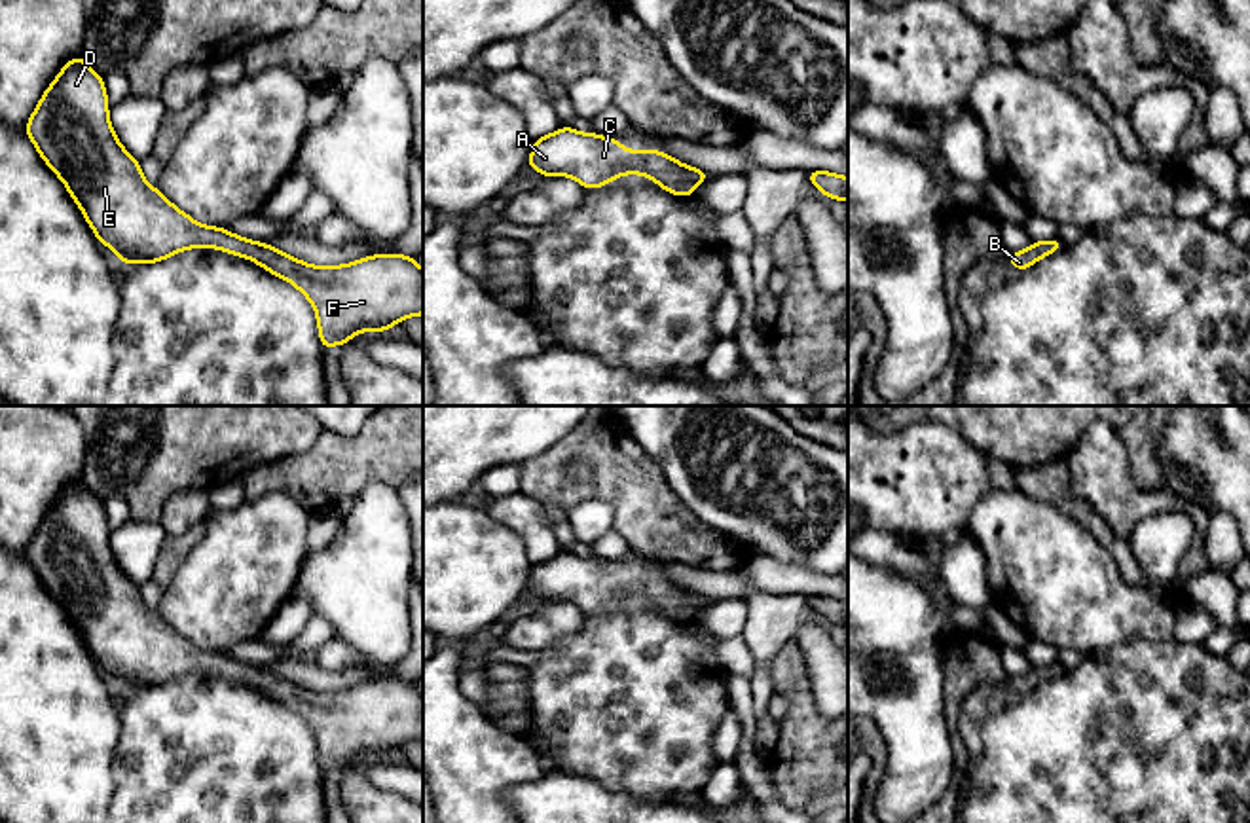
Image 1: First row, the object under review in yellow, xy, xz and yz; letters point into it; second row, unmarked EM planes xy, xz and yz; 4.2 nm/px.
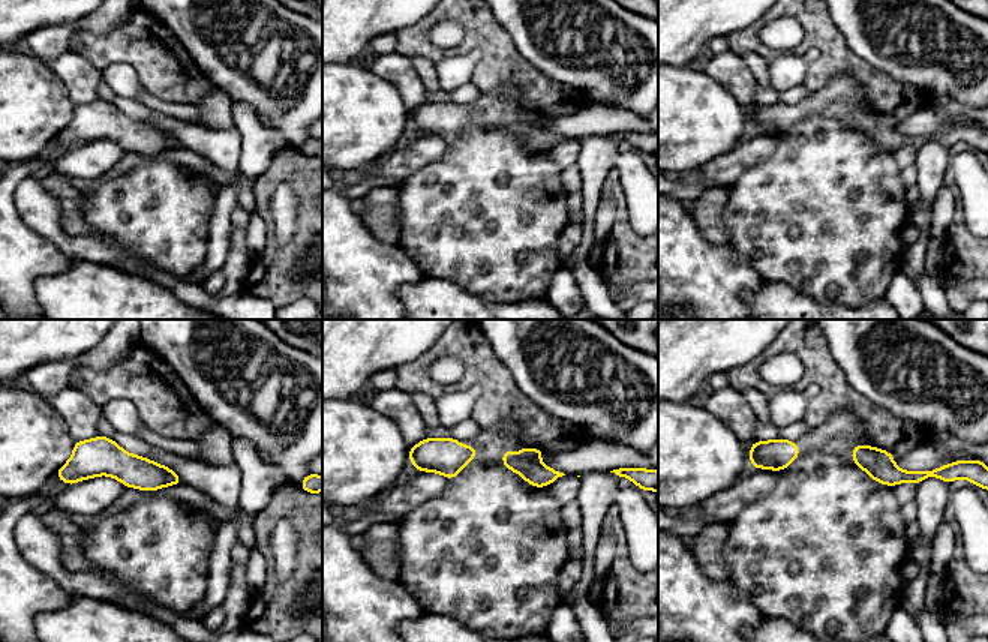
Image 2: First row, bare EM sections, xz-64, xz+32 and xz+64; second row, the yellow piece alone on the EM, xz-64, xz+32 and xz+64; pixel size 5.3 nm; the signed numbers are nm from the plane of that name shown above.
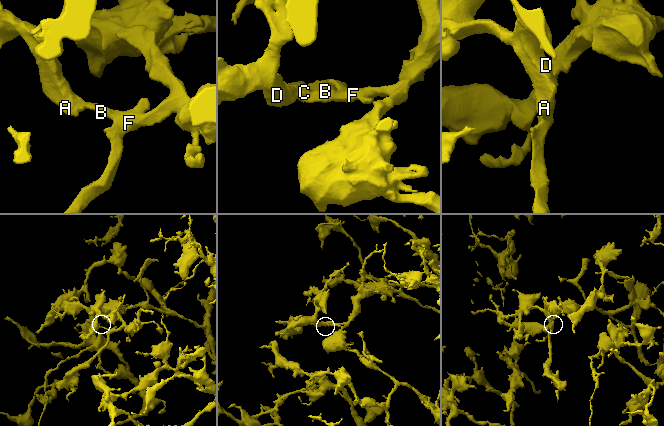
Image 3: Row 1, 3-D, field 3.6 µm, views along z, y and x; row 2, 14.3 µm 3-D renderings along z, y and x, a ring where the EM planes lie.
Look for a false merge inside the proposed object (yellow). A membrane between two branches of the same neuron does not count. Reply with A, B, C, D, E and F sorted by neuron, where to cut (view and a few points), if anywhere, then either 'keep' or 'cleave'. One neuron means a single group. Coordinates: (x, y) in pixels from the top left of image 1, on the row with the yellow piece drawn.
groups A B C D E F; cut none; keep

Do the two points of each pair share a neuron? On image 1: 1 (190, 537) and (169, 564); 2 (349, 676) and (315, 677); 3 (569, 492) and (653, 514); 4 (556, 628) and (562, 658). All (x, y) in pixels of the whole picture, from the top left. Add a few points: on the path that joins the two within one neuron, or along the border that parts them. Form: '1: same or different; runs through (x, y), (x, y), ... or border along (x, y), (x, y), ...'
1: same; runs through (184, 543), (169, 558)
2: same; runs through (342, 679), (323, 679)
3: same; runs through (590, 490), (628, 490), (632, 493)
4: different; border along (587, 615), (575, 632), (537, 651)

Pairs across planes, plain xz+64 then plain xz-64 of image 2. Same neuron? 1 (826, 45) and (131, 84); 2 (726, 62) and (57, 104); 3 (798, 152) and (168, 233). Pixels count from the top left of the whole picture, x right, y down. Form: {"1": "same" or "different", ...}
{"1": "different", "2": "different", "3": "same"}

